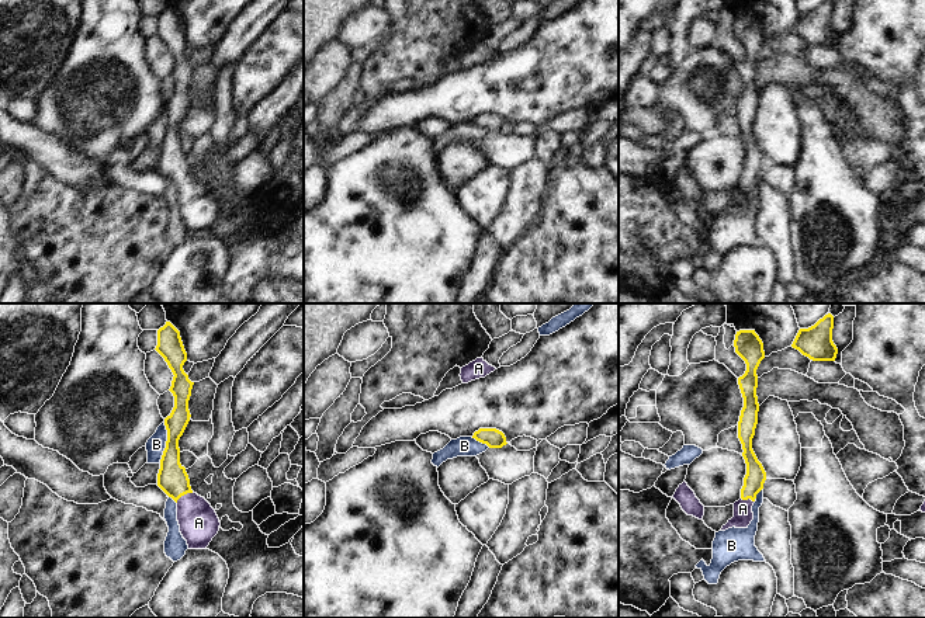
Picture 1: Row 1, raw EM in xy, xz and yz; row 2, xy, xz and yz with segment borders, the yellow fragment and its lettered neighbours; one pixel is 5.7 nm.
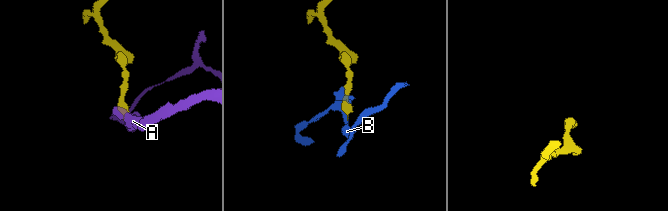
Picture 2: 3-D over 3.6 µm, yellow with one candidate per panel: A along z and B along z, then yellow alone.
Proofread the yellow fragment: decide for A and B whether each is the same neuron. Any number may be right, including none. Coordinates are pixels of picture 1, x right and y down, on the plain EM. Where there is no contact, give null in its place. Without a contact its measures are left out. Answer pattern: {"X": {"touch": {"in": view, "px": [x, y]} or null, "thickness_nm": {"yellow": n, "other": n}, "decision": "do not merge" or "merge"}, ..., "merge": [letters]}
{"A": {"touch": {"in": "xy", "px": [184, 179]}, "thickness_nm": {"yellow": 170, "other": 220}, "decision": "merge"}, "B": {"touch": {"in": "xy", "px": [166, 128]}, "thickness_nm": {"yellow": 170, "other": 110}, "decision": "do not merge"}, "merge": ["A"]}

